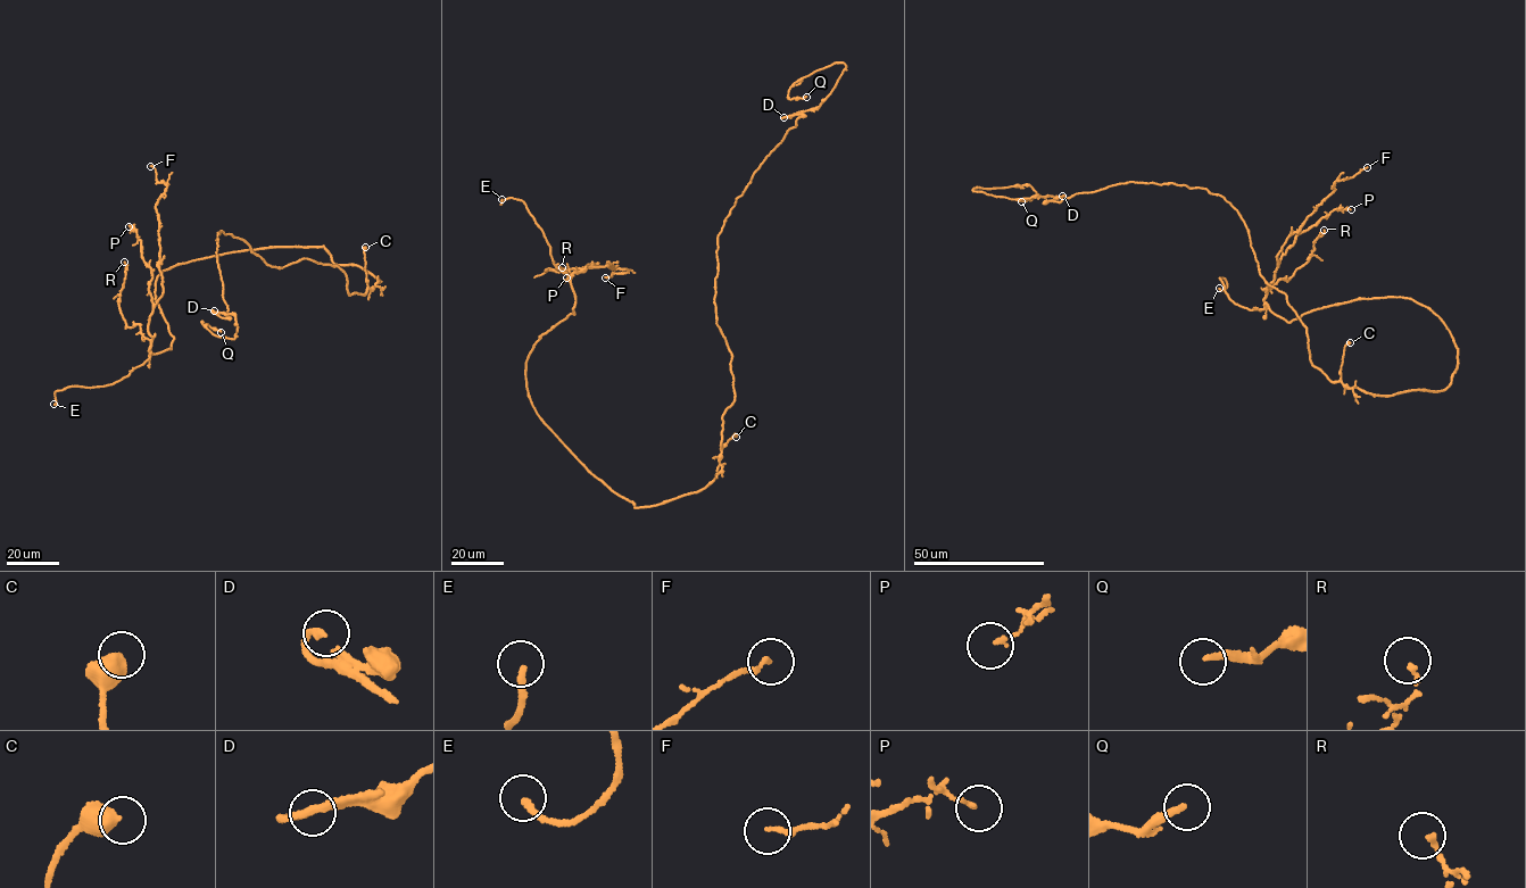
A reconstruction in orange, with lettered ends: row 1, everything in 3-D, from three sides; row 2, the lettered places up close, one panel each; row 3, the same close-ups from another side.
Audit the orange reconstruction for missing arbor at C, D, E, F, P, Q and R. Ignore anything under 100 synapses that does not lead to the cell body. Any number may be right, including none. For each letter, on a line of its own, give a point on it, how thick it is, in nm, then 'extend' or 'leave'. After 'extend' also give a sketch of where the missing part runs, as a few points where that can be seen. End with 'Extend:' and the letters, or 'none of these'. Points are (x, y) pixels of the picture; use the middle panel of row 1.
C: at (736, 437); 500 nm thick; leave
D: at (784, 117); 220 nm thick; leave
E: at (502, 199); 200 nm thick; extend
F: at (605, 277); 160 nm thick; leave
P: at (566, 277); 100 nm thick; leave
Q: at (806, 97); 200 nm thick; leave
R: at (562, 267); 150 nm thick; leave
Extend: E

